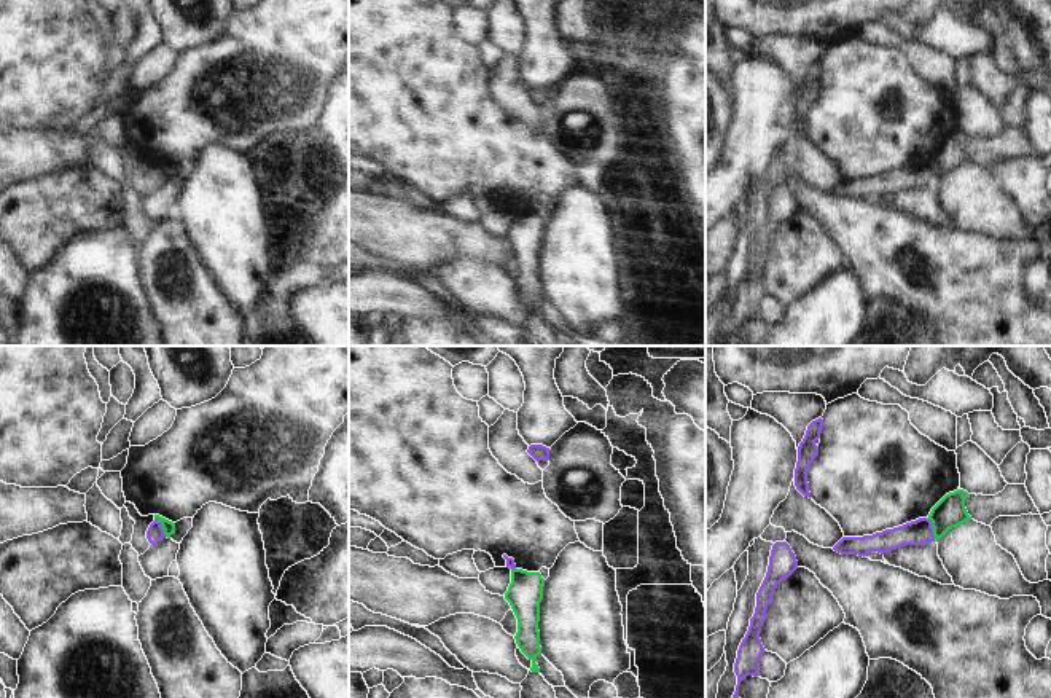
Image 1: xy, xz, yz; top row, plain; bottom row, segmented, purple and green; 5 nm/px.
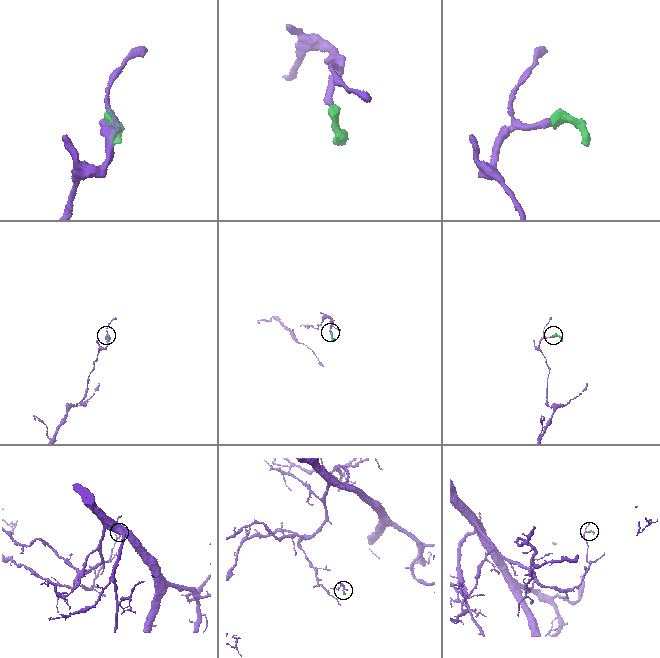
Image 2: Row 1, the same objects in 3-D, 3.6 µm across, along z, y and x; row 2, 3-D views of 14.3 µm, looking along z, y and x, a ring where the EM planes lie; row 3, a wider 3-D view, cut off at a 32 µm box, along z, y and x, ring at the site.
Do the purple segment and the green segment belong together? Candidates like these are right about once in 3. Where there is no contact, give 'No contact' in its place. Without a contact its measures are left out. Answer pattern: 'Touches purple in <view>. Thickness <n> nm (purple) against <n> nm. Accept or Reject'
Touches purple in yz. Thickness 130 nm (purple) against 160 nm. Reject.

